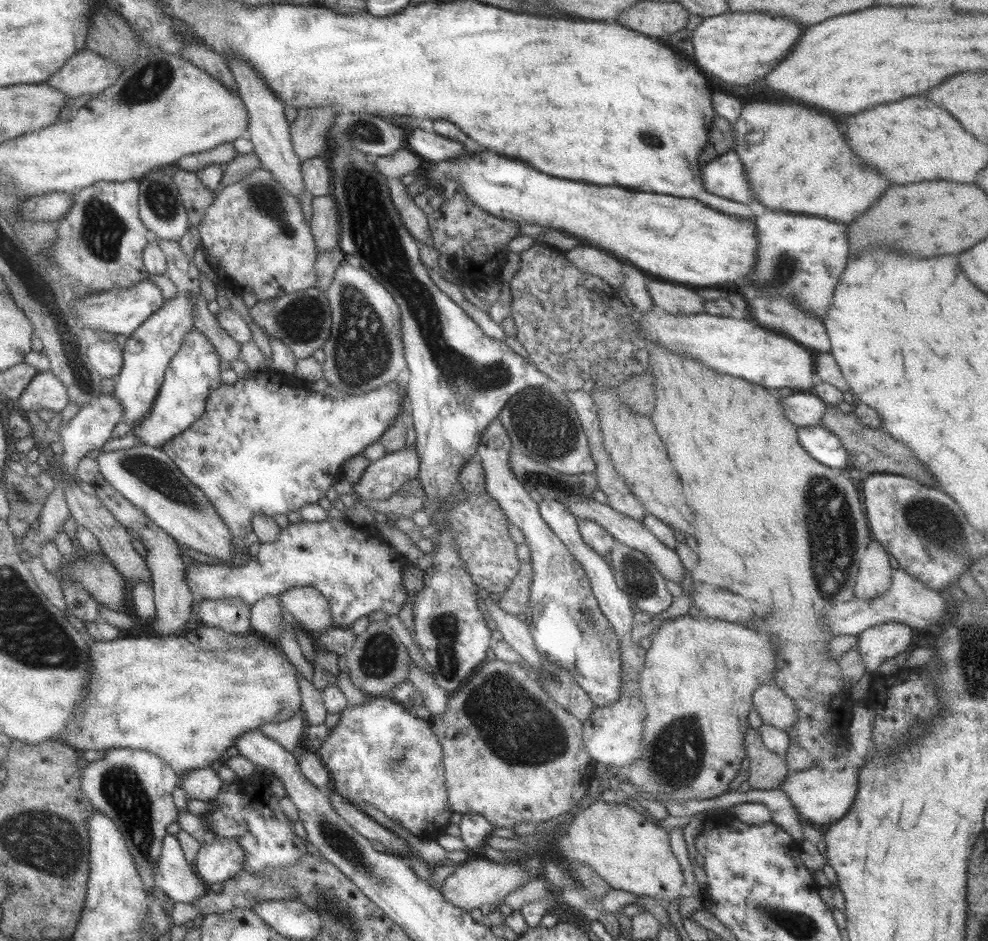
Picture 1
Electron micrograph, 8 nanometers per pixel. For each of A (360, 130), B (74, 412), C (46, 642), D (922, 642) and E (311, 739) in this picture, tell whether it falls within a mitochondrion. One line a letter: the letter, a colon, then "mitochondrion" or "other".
A: mitochondrion
B: other
C: mitochondrion
D: other
E: other

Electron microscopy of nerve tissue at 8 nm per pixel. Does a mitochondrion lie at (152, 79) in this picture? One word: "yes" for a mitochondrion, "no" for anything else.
yes

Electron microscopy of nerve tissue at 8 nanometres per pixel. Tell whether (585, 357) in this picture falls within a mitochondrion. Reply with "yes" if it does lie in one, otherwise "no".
no

